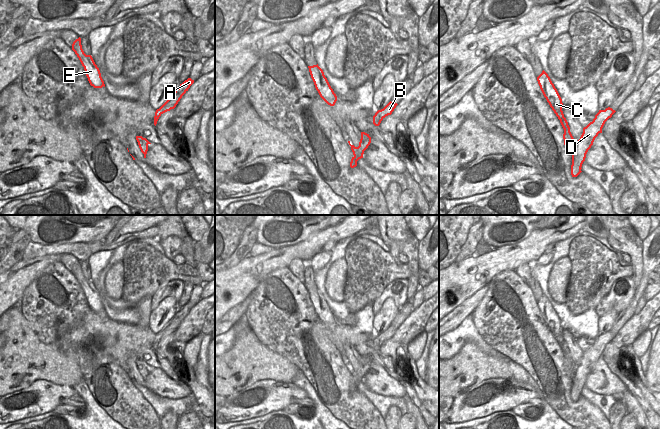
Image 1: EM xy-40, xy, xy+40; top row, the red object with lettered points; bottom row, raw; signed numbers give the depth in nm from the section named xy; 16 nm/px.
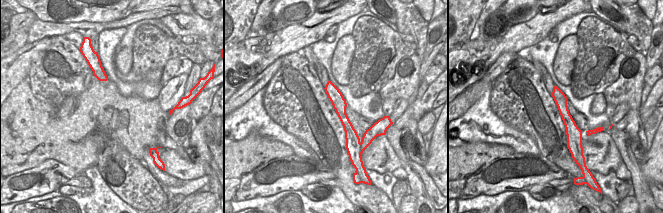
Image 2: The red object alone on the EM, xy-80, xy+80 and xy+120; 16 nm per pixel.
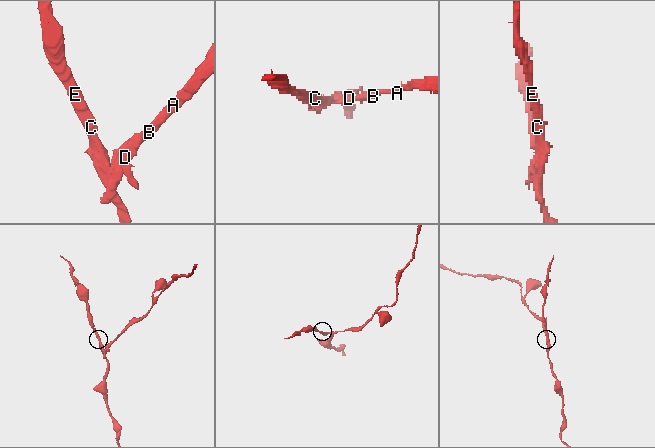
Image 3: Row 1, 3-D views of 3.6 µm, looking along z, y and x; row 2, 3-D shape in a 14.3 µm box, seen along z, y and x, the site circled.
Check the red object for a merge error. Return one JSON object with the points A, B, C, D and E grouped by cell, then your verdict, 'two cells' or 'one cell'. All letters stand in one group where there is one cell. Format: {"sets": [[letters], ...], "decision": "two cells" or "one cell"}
{"sets": [["A", "B", "D"], ["C", "E"]], "decision": "two cells"}

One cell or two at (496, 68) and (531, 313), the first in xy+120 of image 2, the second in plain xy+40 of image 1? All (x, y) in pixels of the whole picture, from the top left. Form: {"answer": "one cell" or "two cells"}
{"answer": "two cells"}

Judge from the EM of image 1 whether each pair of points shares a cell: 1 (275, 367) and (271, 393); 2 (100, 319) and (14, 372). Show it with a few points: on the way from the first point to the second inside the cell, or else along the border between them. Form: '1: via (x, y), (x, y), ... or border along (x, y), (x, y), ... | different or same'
1: border along (292, 382), (257, 380), (250, 386) | different
2: via (79, 335), (68, 338), (46, 360), (35, 360) | same

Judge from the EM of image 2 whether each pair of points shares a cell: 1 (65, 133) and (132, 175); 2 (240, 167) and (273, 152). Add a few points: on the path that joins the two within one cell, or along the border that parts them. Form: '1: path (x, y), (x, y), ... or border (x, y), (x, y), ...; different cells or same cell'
1: border (99, 130), (93, 137), (97, 144), (96, 165); different cells
2: path (248, 159), (256, 151), (265, 151); same cell

